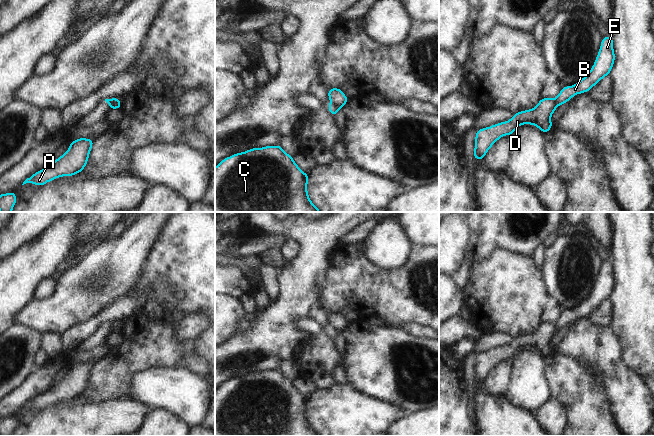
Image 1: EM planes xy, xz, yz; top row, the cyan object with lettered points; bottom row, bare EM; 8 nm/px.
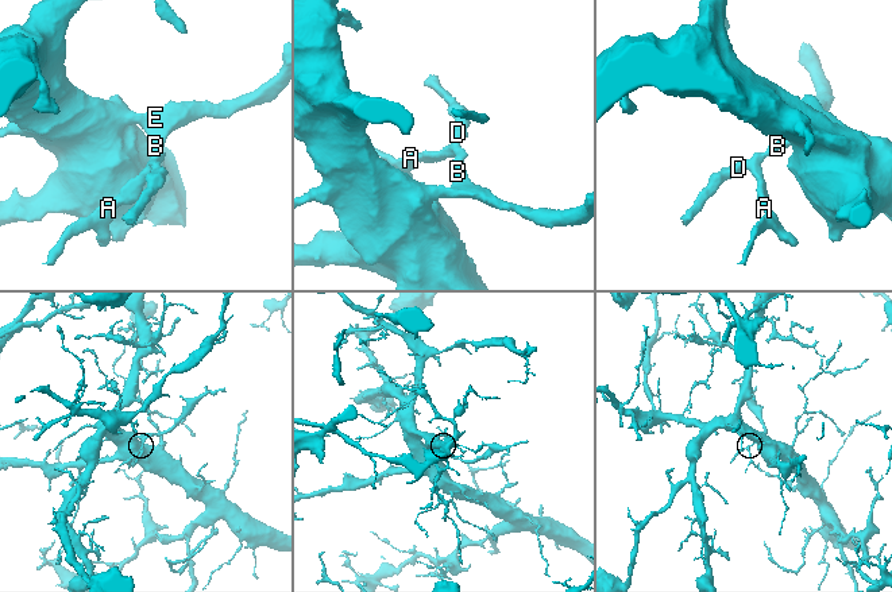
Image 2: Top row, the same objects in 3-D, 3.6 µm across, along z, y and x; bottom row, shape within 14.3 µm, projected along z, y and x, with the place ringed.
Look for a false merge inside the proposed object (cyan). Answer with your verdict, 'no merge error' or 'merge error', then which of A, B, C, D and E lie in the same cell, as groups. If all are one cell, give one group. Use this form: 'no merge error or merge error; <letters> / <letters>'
merge error; A D / B C E

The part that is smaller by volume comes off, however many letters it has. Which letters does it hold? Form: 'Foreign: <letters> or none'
Foreign: A, D

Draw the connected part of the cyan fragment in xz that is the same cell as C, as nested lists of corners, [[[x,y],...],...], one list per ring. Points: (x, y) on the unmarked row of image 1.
[[[280,369],[234,378],[215,391],[215,436],[321,436],[307,418],[308,403]]]

